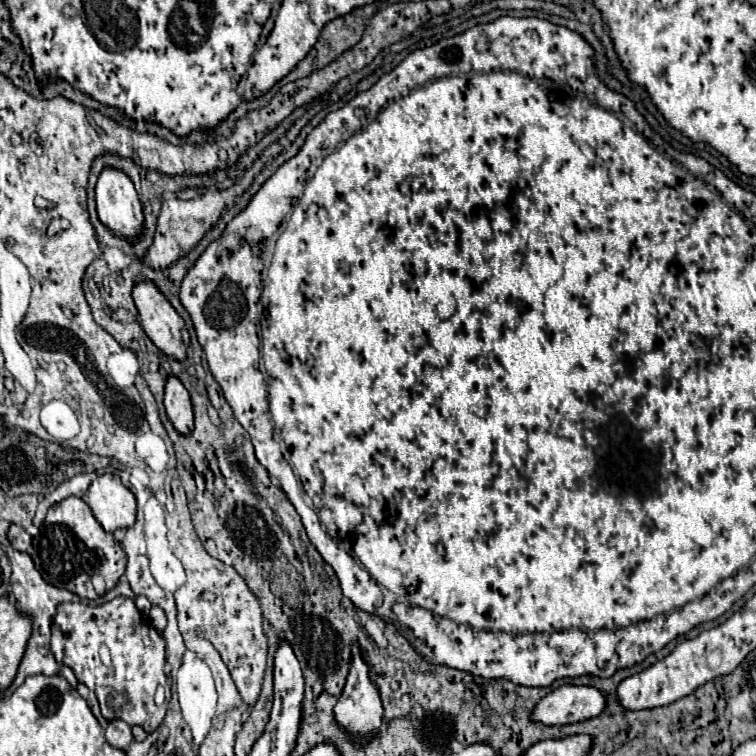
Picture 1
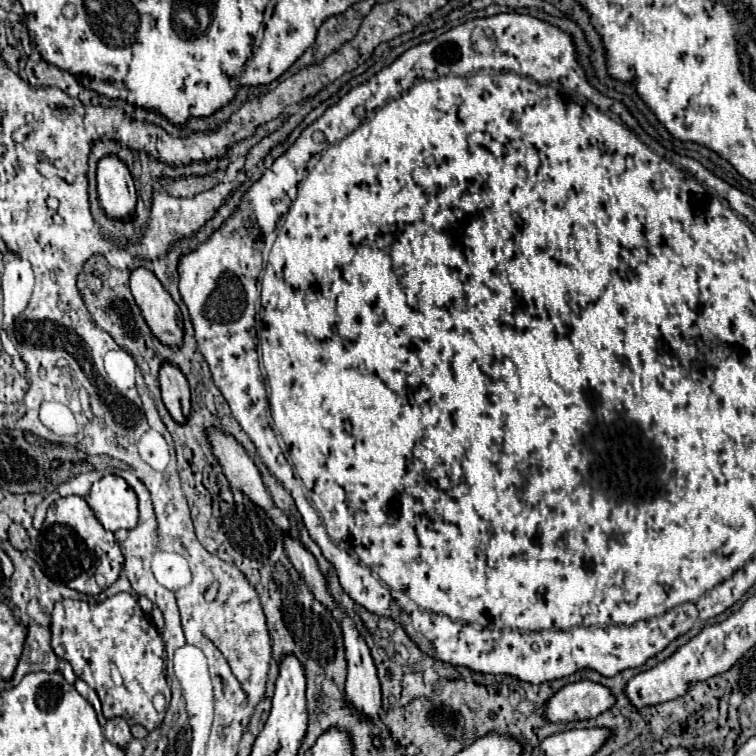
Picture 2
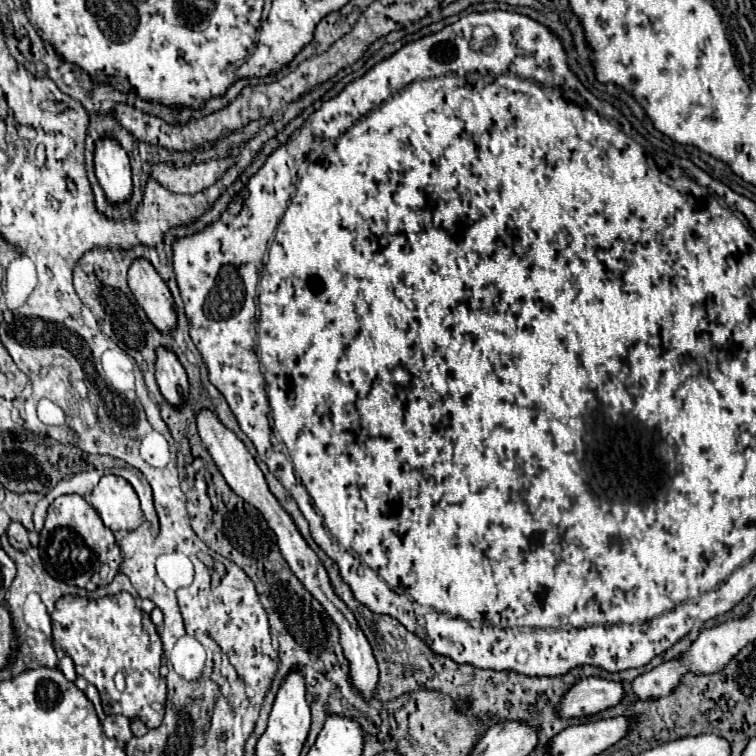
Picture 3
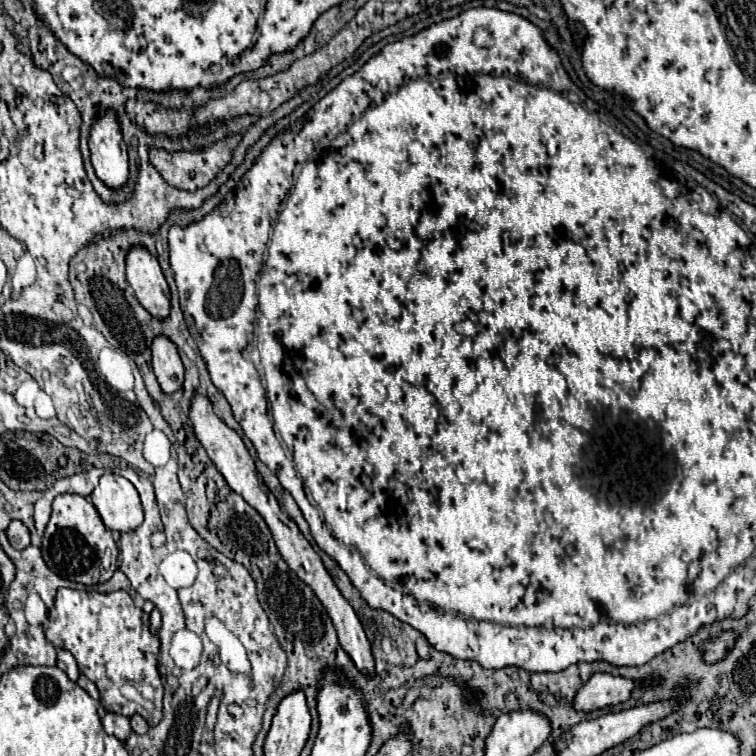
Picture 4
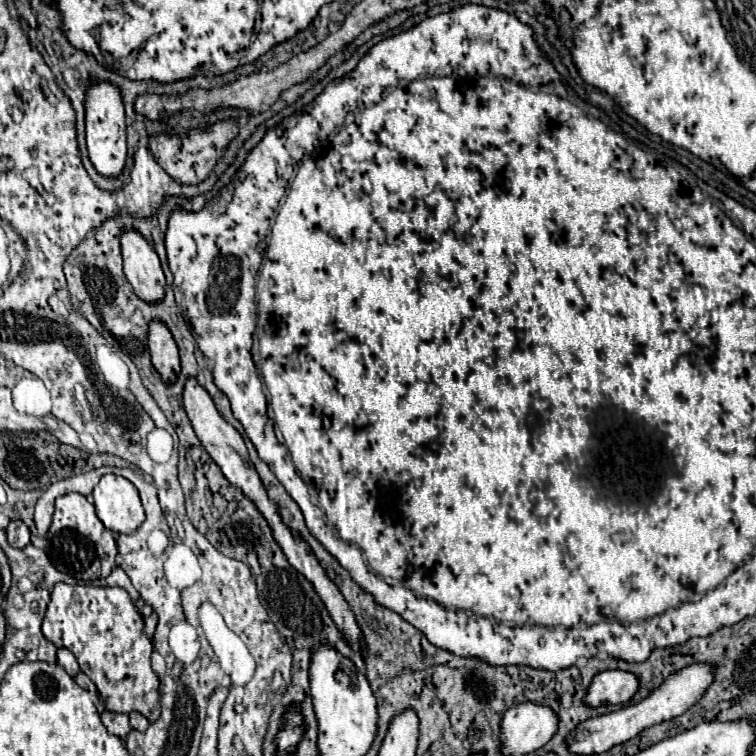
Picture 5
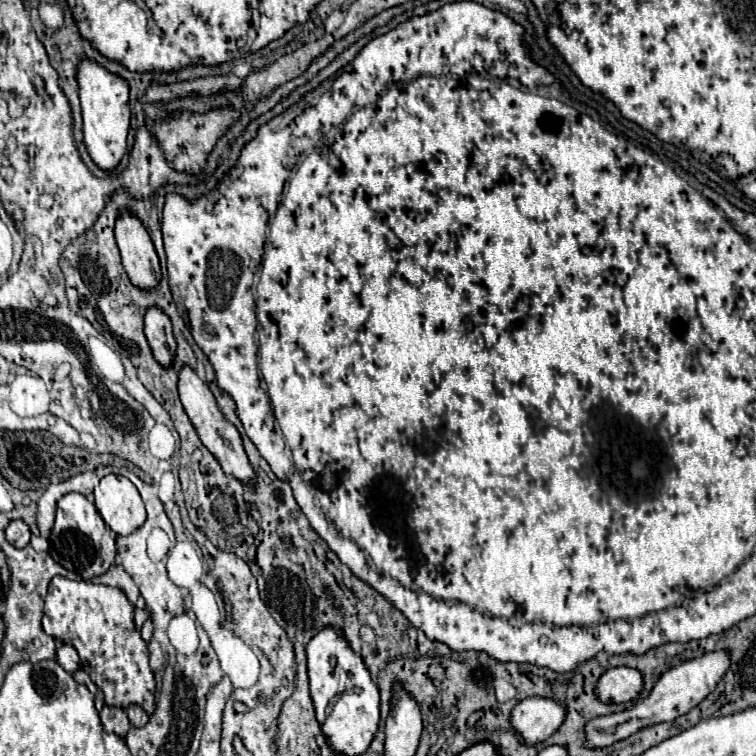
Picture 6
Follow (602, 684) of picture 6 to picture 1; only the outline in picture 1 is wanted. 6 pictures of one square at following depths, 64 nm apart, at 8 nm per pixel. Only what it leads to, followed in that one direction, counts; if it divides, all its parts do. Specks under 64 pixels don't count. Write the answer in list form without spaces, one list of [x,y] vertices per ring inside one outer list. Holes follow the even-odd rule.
[[[564,684],[544,696],[532,712],[532,720],[546,726],[560,726],[596,718],[606,708],[606,696],[594,686]]]

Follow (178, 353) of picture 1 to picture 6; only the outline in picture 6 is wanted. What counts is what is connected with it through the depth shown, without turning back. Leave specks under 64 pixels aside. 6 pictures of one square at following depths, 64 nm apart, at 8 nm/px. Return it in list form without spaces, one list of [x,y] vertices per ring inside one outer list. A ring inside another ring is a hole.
[[[122,212],[116,218],[114,236],[132,284],[144,290],[154,288],[160,280],[160,262],[144,224],[132,212]]]

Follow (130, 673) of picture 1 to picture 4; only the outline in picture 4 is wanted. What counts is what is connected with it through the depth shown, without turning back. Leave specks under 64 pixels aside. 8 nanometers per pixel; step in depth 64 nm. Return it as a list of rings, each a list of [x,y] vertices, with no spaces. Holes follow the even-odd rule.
[[[58,588],[54,606],[48,610],[46,638],[56,648],[64,648],[74,654],[80,674],[98,686],[102,704],[108,712],[122,716],[140,714],[150,726],[156,726],[162,720],[164,686],[156,668],[160,642],[148,628],[148,614],[134,606],[128,592],[116,590],[102,594],[90,590],[80,592],[72,588]],[[124,684],[134,686],[140,696],[152,704],[152,708],[148,710],[128,700],[120,692]]]

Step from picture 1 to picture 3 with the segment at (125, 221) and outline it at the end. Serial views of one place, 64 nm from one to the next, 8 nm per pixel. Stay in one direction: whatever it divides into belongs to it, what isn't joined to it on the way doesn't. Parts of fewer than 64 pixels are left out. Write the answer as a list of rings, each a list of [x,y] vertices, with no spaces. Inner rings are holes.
[[[102,136],[96,140],[94,168],[102,190],[112,204],[126,200],[132,192],[132,176],[128,154],[118,140]]]

